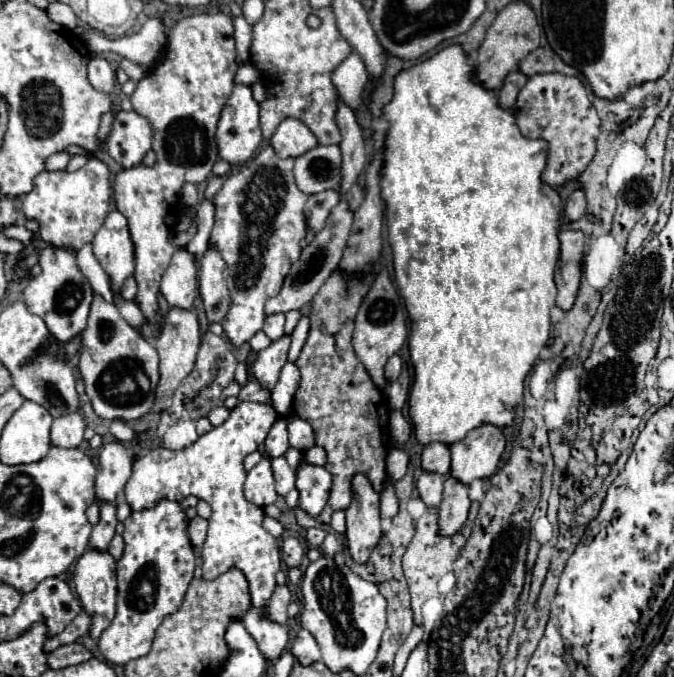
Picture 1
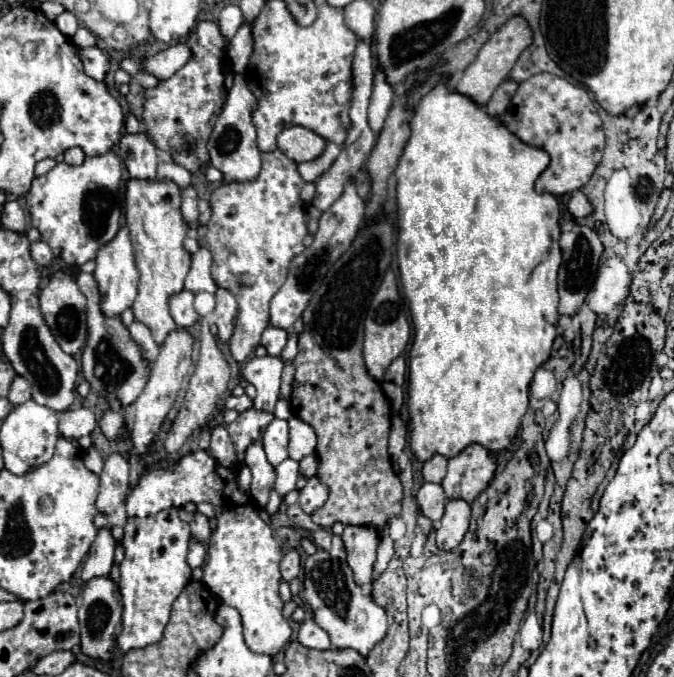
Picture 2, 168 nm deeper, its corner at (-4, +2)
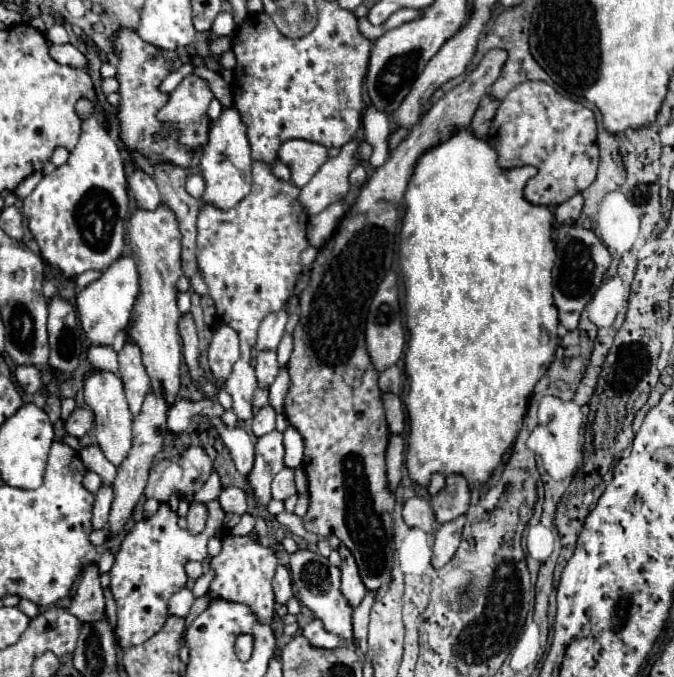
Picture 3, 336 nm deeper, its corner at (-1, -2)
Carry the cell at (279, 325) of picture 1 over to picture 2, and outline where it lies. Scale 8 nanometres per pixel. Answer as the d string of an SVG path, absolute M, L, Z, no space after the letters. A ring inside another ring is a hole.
M266 328L264 334L262 334L262 340L260 344L268 350L270 356L280 356L280 352L284 350L286 346L286 330L280 330L280 328Z

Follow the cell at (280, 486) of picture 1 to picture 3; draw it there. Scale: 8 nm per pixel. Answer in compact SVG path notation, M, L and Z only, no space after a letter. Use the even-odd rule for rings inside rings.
M283 468L275 478L273 478L273 484L271 484L271 490L273 490L273 498L275 500L287 500L289 496L297 494L295 492L295 470L291 468Z

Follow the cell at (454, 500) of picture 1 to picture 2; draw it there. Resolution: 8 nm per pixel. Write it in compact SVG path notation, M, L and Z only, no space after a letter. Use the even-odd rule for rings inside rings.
M448 500L444 516L436 530L436 544L440 550L452 550L456 548L464 534L468 532L468 520L470 520L470 504L464 500Z

